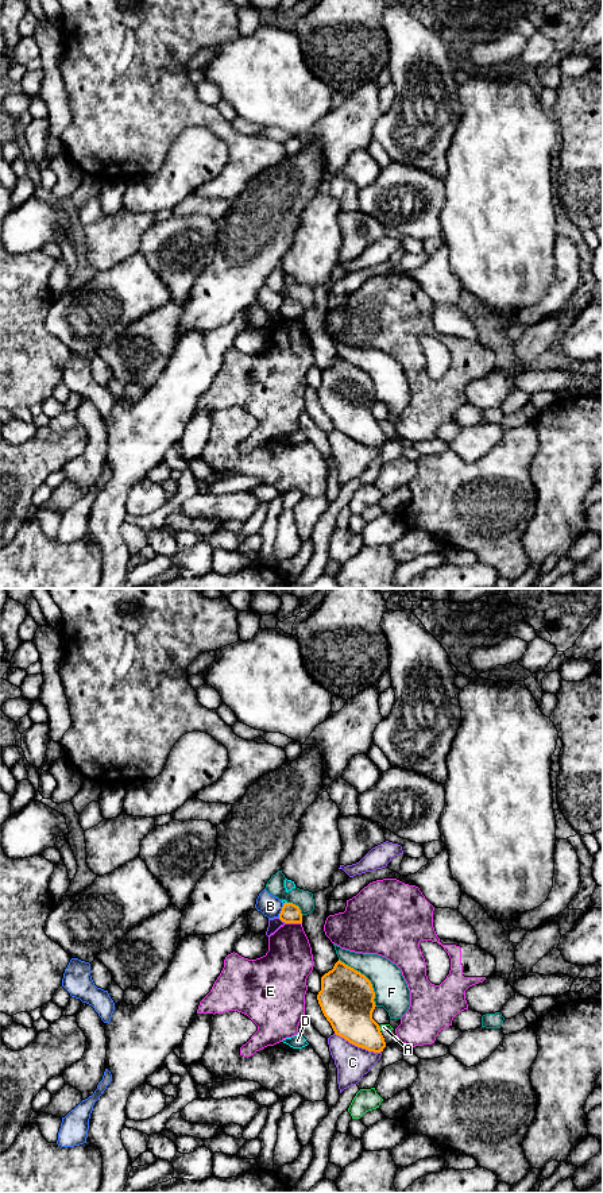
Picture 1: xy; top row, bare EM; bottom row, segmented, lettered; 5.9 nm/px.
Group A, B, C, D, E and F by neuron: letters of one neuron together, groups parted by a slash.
A / B D / C / E / F

